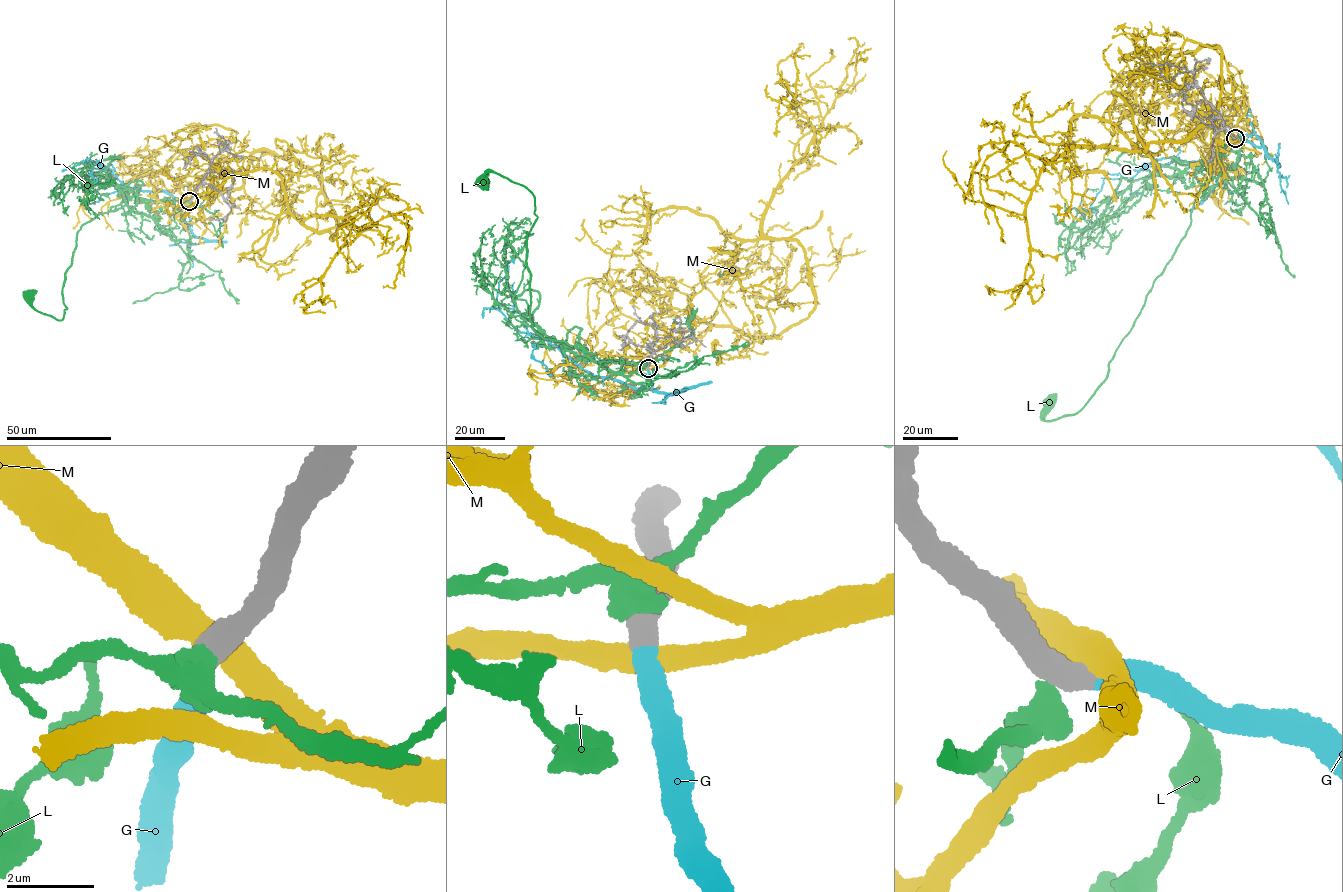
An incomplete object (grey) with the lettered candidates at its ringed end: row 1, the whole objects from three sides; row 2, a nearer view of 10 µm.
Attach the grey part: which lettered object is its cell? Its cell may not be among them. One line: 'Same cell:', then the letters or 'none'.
Same cell: G

